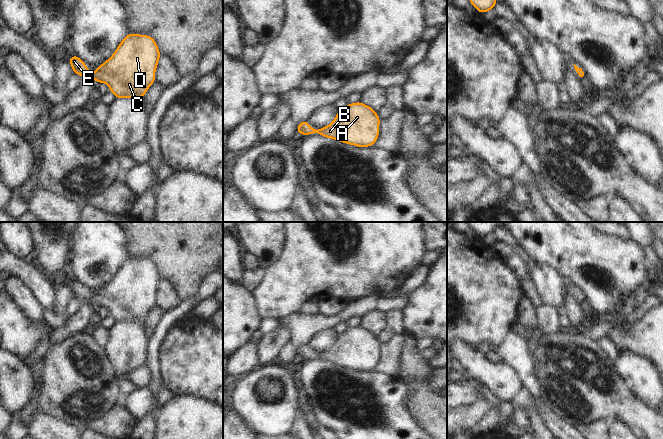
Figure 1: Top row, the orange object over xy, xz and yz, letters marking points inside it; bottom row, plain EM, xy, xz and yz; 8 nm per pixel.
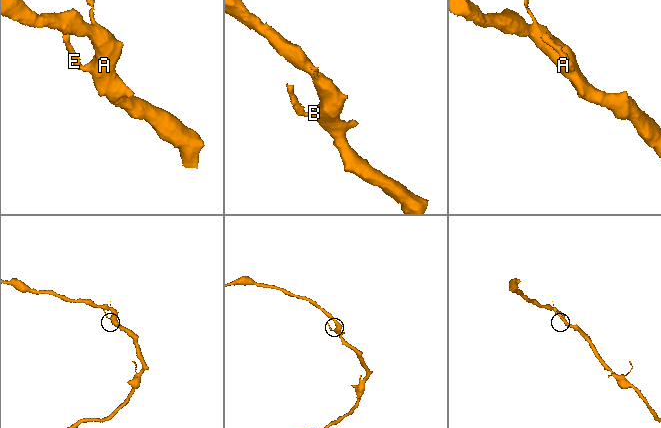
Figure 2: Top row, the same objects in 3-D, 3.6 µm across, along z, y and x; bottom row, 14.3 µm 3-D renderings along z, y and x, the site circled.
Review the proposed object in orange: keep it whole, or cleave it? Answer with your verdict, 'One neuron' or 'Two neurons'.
One neuron.

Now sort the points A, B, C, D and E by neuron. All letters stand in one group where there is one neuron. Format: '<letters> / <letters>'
A B C D E

